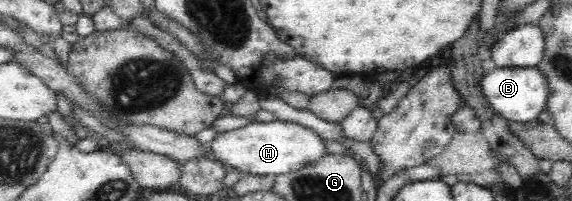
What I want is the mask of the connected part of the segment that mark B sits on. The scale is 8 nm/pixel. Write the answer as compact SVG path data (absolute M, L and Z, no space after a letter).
M489 67L480 78L478 87L488 102L489 108L508 121L527 123L536 119L547 106L548 82L536 67L498 68Z

